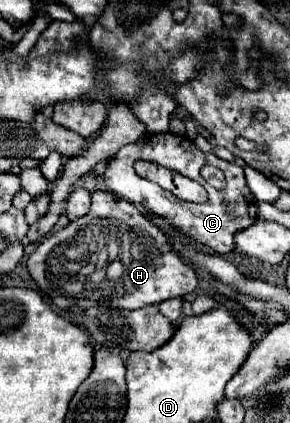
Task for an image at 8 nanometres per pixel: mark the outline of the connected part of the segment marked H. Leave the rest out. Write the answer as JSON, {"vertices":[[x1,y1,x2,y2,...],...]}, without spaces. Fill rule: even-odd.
{"vertices":[[96,190,96,216,90,212,72,220,66,228,50,234,28,258,28,272,34,282,46,292,52,304,60,310,66,308,92,308,112,306,136,310,148,304,160,304,170,298,190,294,196,286,196,272,170,248,168,240,132,202,122,200,116,194]]}

